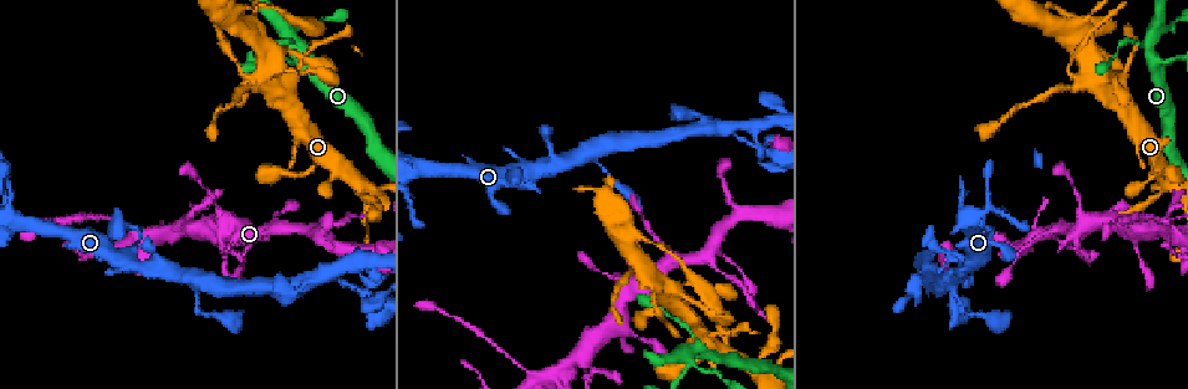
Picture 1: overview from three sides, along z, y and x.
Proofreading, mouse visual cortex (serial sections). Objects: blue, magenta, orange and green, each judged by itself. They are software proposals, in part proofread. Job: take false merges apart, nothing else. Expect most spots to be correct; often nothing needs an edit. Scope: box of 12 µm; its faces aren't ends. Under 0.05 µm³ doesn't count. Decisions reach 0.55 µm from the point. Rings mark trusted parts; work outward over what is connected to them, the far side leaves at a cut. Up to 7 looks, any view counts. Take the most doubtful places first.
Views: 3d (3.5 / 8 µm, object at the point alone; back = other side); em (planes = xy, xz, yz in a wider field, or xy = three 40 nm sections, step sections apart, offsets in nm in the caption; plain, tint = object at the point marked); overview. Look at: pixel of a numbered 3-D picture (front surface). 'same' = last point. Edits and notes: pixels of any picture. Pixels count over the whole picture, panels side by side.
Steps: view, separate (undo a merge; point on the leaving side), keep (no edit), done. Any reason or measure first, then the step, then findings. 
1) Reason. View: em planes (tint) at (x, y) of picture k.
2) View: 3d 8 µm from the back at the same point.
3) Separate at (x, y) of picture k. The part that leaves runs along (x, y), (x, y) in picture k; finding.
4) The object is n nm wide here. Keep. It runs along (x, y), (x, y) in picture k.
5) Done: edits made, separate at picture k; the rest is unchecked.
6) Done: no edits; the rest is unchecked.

Abrupt turn. View: 3d 3.5 µm at (698, 347) of picture 1.

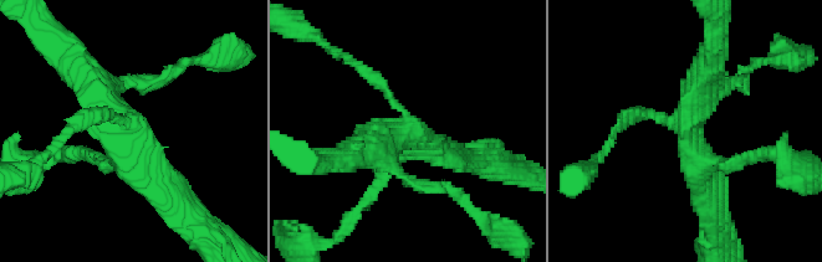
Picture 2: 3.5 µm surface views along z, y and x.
View: em xy step 2 (tint) at (686, 127) of picture 2.

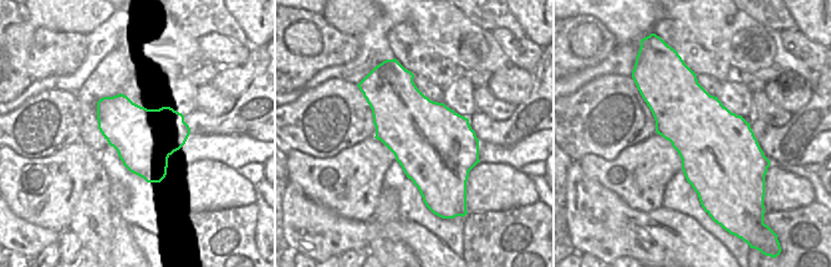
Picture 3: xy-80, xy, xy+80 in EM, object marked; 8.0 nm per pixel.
The object is 650 nm wide here. Keep. It runs along (163, 193), (76, 63) in picture 2; one cell here.

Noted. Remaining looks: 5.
Sharp bend. View: 3d 8 µm at (338, 249) of picture 1.

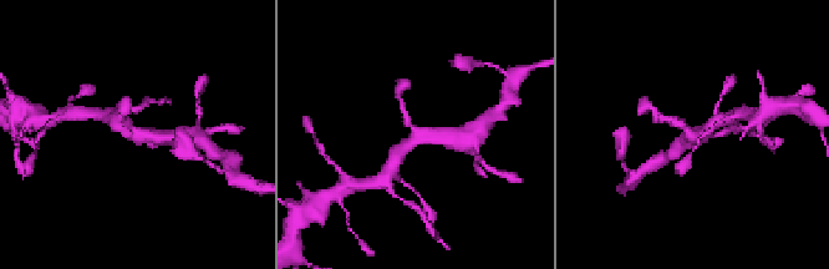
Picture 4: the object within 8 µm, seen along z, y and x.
View: 3d 3.5 µm at (137, 133) of picture 4.

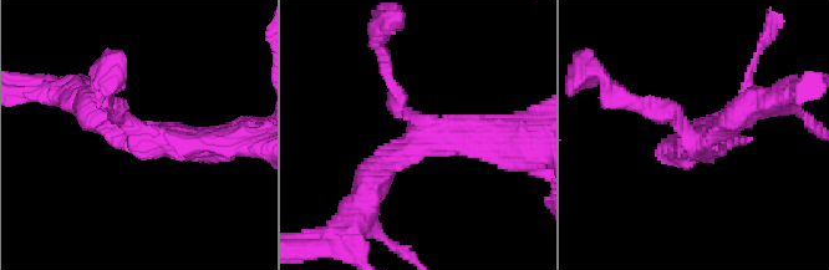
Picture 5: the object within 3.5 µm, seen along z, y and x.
Keep. It runs along (366, 189), (416, 134), (499, 141) in picture 5; continuous, no second cell.

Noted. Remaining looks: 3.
Calibre changes. View: 3d 3.5 µm at (1066, 88) of picture 1.

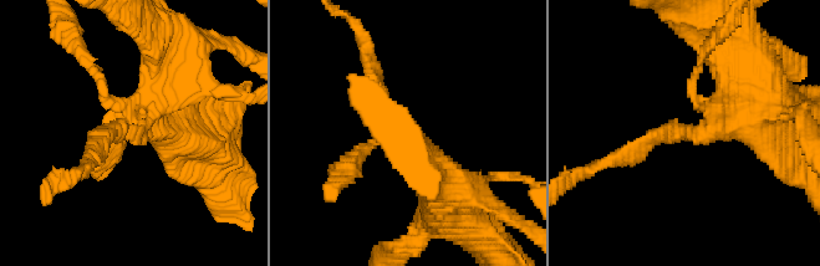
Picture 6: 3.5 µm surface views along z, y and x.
The arms are 200, 350 nm wide; need the tissue. View: em xy step 1 (tint) at (689, 133) of picture 6.

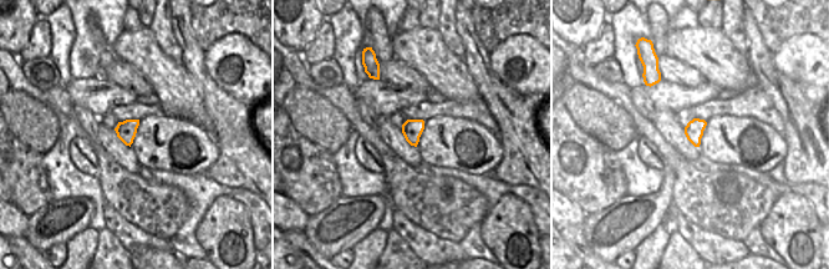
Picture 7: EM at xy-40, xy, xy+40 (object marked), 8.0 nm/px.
The object is 160 nm wide here. Keep. It runs along (441, 201), (372, 71) in picture 6; all the same cell.

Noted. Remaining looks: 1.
Done: no edits; the rest is unchecked.

